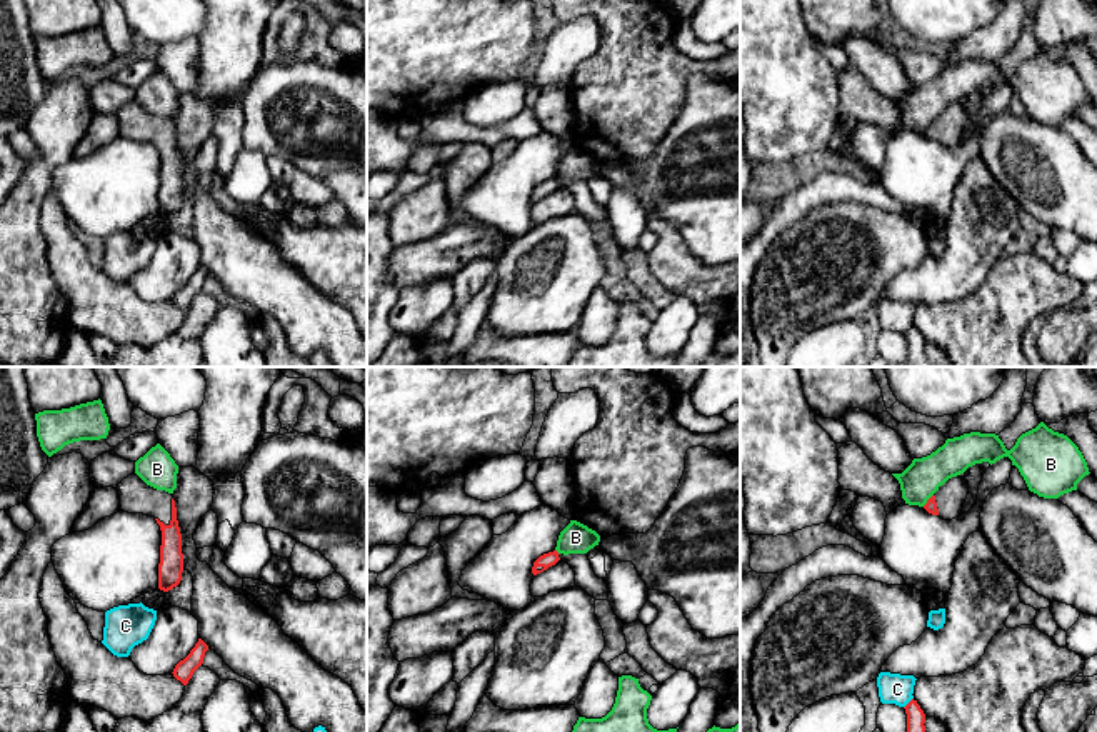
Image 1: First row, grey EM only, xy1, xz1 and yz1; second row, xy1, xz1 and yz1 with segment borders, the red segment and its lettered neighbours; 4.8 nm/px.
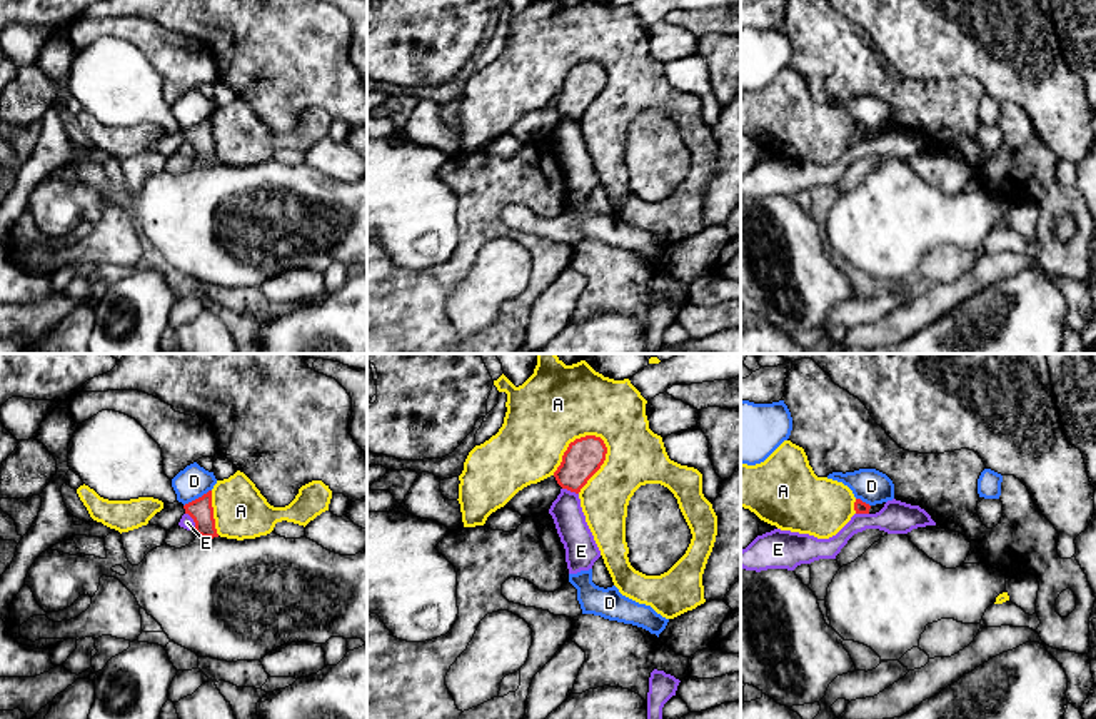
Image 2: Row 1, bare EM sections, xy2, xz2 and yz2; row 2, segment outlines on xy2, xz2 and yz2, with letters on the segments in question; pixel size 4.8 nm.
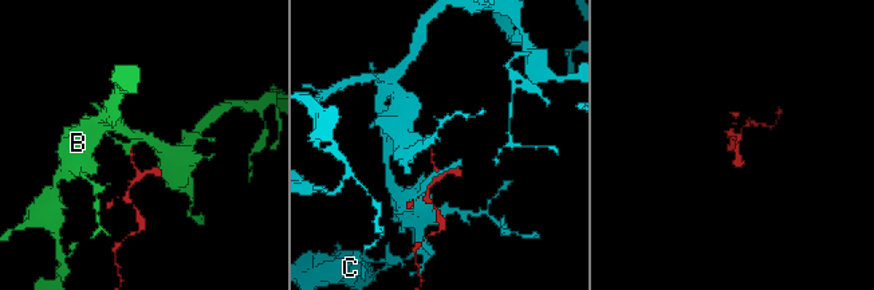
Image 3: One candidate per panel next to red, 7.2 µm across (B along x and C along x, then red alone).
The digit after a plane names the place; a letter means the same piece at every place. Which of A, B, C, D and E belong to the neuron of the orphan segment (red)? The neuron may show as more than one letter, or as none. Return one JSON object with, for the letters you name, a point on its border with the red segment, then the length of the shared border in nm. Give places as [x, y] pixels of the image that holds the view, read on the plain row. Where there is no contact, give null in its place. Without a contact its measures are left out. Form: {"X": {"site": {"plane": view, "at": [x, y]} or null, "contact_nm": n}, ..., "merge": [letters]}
{"merge": []}

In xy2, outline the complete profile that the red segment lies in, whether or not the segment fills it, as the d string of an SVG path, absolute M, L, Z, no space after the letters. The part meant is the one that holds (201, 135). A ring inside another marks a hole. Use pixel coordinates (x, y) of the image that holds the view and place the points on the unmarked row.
M212 117L202 123L184 132L185 140L189 140L195 148L195 158L202 163L219 163L214 145L212 133Z

